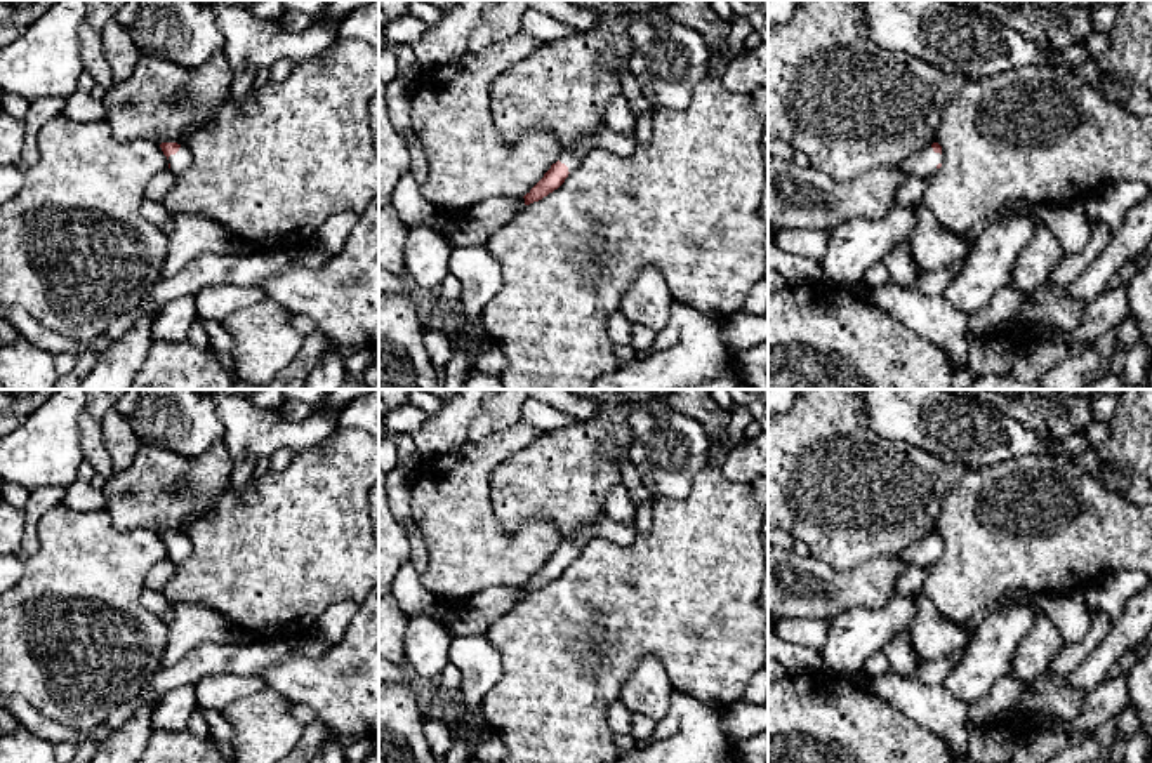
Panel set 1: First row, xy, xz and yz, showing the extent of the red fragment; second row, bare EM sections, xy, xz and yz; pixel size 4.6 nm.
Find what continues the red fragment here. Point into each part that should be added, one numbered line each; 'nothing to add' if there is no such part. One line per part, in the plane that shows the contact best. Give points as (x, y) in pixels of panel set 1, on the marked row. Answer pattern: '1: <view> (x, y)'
1: xy (179, 162)

